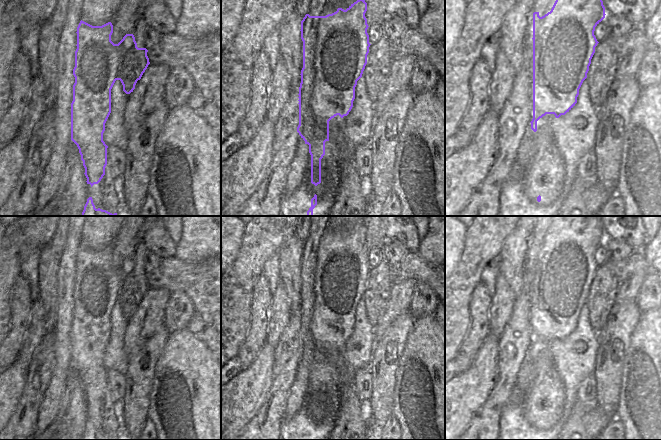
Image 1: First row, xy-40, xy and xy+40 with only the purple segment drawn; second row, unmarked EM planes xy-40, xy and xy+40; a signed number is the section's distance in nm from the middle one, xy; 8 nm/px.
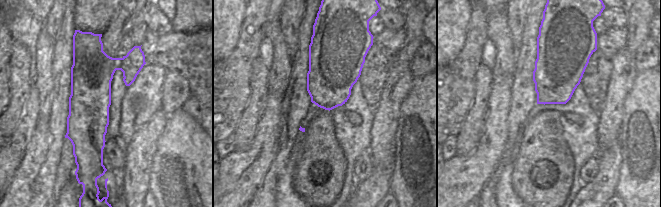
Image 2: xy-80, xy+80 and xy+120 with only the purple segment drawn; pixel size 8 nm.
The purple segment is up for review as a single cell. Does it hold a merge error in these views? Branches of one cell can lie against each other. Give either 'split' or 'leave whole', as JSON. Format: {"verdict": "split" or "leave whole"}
{"verdict": "split"}

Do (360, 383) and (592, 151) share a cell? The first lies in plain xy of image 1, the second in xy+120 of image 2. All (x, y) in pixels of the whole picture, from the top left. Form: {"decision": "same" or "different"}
{"decision": "different"}

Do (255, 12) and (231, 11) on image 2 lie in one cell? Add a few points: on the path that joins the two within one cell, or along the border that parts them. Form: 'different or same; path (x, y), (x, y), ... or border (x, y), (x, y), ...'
different; border (246, 10), (239, 35)

